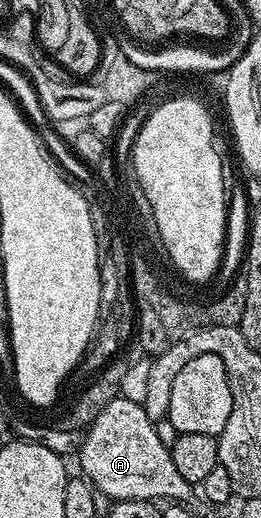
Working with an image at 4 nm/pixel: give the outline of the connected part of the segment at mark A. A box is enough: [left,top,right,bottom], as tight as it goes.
[77,397,193,501]

